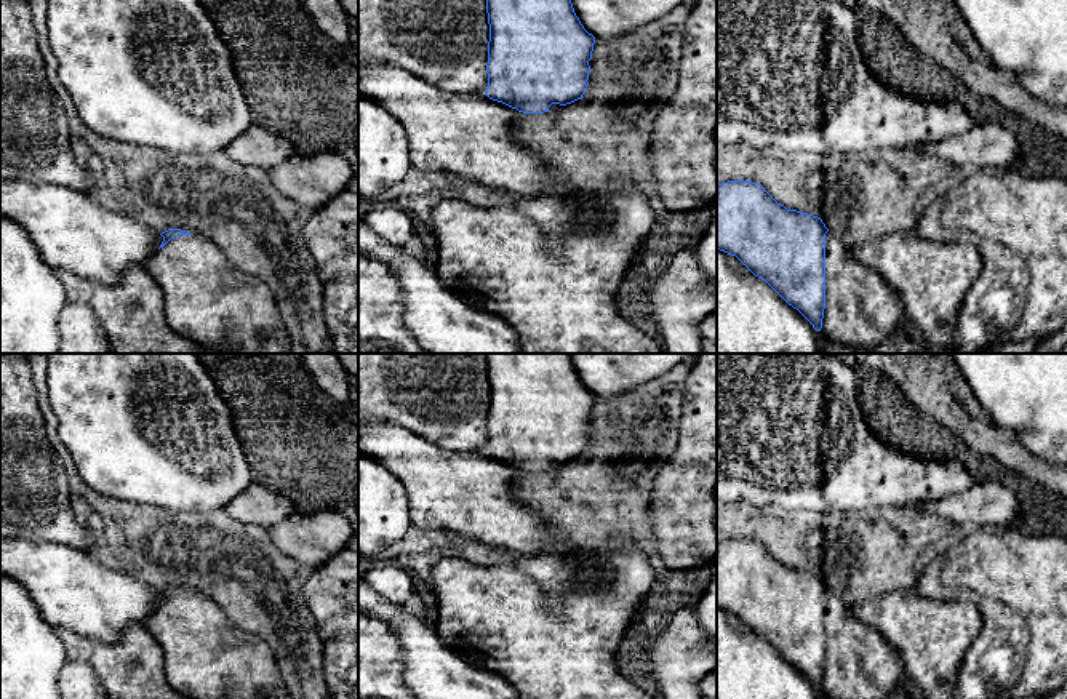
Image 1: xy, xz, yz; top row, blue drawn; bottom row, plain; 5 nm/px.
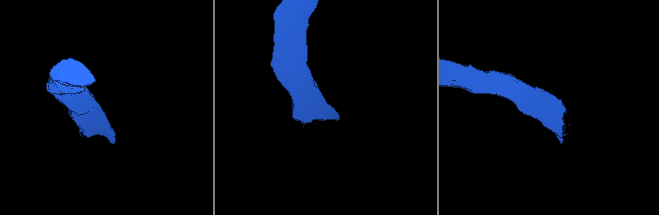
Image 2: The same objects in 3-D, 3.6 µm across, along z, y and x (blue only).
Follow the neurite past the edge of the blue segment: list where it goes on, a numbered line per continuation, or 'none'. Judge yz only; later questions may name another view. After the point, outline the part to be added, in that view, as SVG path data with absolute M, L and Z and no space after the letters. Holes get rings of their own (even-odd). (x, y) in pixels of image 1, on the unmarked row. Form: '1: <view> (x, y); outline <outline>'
1: yz (859, 664); outline M827 590L825 667L819 691L827 699L885 699L905 678L899 653Z

